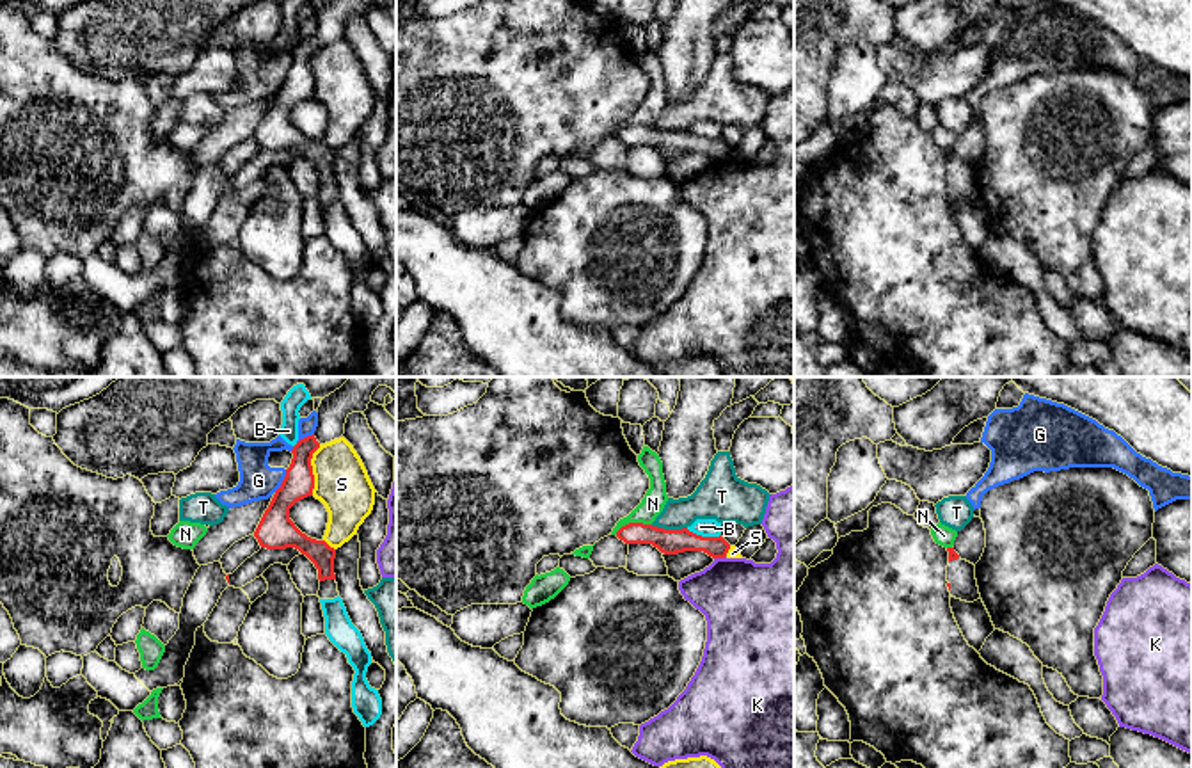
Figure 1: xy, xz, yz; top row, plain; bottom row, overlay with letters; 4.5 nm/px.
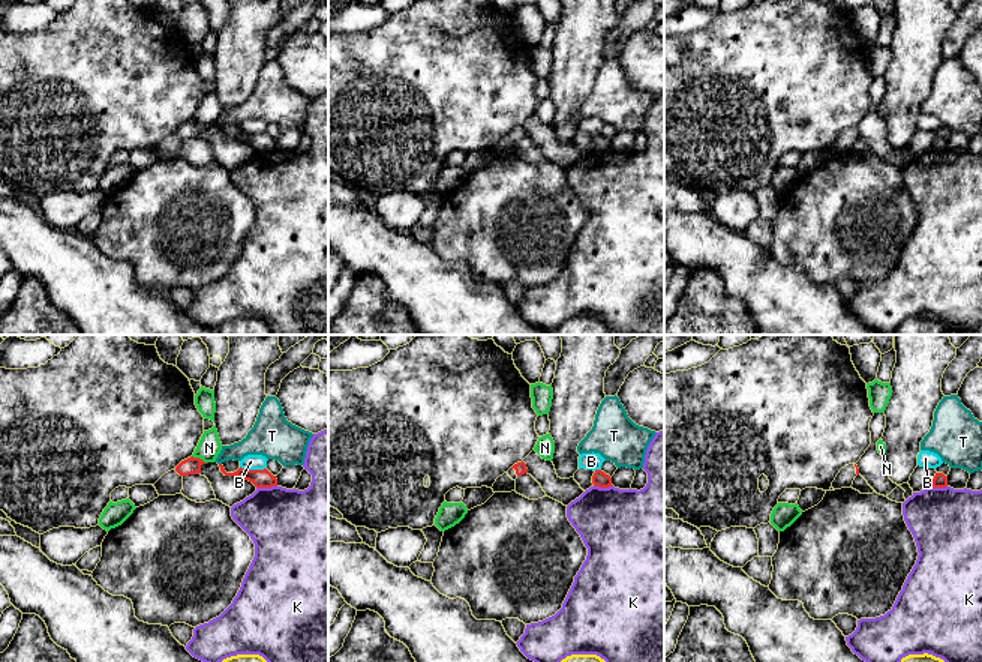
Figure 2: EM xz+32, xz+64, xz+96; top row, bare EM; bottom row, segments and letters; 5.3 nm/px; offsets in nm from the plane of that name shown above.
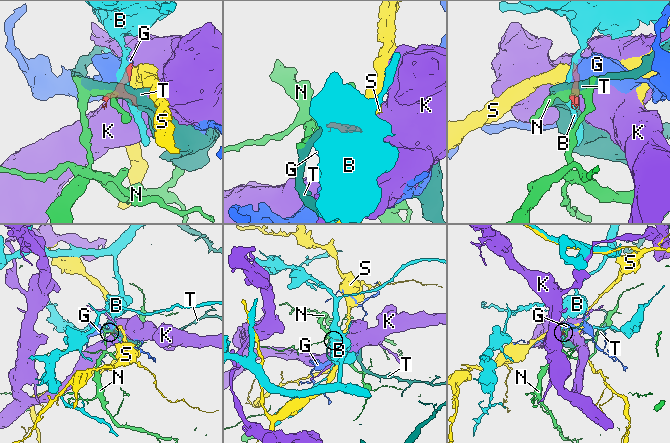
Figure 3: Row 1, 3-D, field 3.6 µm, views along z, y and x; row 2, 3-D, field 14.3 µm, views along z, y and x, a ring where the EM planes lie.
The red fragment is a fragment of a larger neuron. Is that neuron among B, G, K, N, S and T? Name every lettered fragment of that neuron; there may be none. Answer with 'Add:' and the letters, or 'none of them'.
Add: none of them

